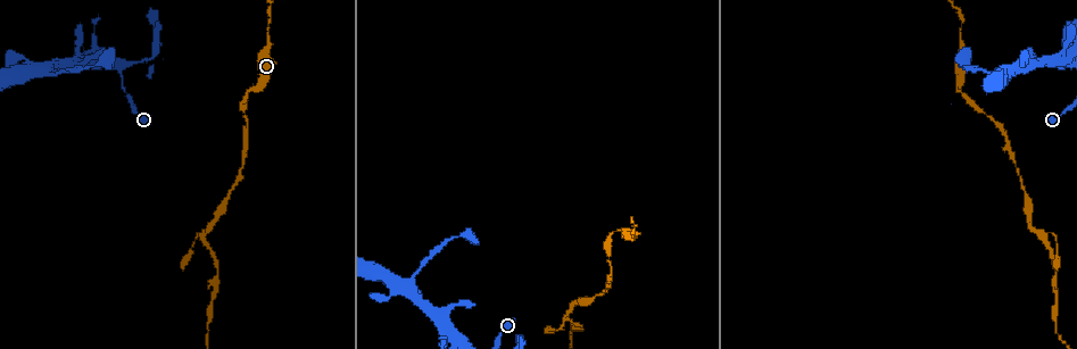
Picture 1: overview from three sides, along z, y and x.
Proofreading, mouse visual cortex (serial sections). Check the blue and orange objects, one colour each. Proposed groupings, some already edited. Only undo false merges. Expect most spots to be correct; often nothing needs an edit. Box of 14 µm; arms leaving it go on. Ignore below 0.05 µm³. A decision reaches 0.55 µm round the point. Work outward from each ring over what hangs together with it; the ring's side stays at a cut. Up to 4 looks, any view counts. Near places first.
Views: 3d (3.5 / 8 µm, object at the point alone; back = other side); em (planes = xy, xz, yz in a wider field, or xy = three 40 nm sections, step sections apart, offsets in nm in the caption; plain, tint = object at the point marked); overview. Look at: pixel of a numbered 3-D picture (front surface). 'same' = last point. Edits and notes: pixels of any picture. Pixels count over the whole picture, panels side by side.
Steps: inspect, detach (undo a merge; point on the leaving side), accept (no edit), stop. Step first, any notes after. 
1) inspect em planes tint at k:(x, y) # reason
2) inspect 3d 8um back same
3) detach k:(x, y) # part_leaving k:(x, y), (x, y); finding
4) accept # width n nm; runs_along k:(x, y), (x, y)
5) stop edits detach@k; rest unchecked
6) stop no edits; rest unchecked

inspect 3d 3.5um at 1:(963, 94) # sudden change in width

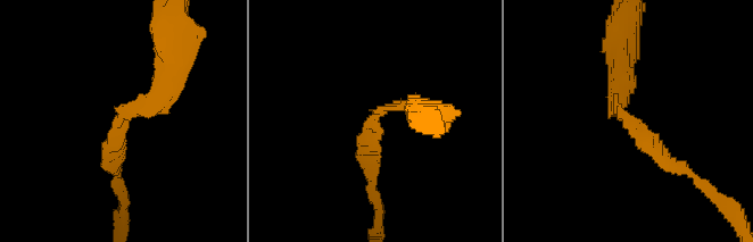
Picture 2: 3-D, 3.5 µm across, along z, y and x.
inspect em xy step 5 tint at 2:(631, 119)

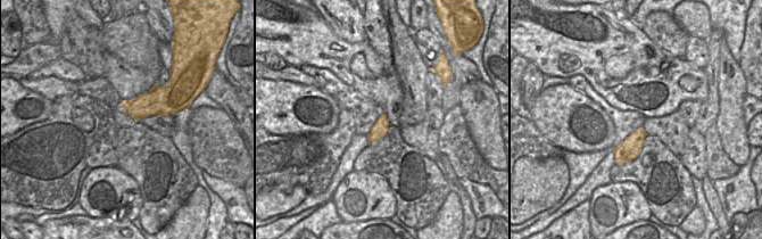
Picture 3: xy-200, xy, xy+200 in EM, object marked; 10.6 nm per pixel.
accept # runs_along 2:(621, 76), (614, 108), (681, 167); all the same cell

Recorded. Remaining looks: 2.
inspect em xy step 1 tint at 1:(567, 317) # sharp bend

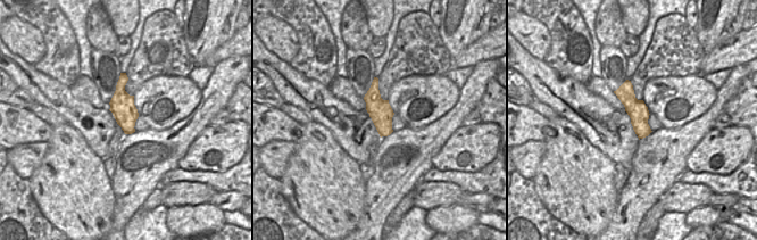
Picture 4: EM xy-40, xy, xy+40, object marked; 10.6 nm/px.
inspect 3d 3.5um same

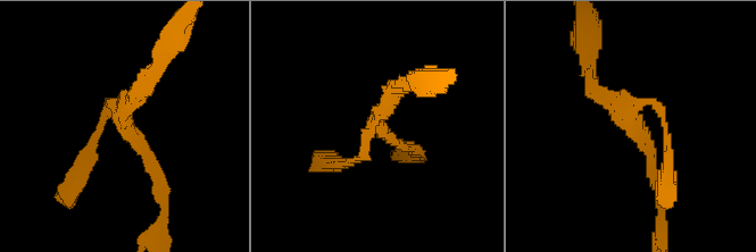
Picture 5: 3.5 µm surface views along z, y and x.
accept # all the same cell

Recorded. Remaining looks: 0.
stop no edits; rest unchecked

